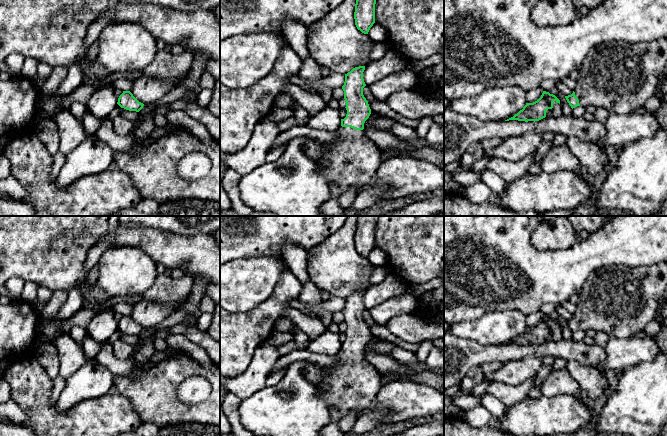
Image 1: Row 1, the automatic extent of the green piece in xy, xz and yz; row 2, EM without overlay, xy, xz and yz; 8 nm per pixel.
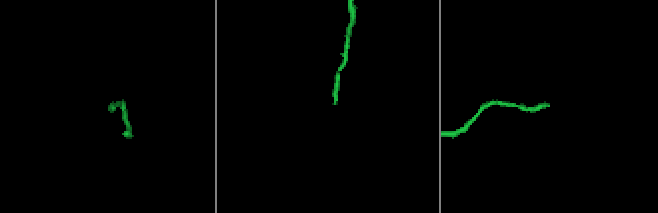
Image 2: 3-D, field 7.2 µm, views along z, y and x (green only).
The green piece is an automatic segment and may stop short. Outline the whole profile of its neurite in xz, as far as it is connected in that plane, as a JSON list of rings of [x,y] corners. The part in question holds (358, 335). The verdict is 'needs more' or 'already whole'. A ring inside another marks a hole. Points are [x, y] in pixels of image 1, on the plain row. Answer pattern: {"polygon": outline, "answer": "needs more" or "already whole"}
{"polygon": [[[365,290],[353,292],[345,298],[342,310],[346,325],[347,338],[341,343],[341,350],[337,354],[339,363],[334,366],[324,367],[324,375],[319,383],[315,384],[319,396],[327,403],[331,422],[346,417],[351,411],[356,412],[357,418],[375,402],[376,395],[382,387],[379,372],[365,359],[364,347],[371,338],[368,325],[363,319],[366,310],[363,303]]], "answer": "needs more"}

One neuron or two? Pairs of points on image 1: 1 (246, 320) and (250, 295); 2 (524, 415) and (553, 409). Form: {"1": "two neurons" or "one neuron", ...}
{"1": "two neurons", "2": "one neuron"}

